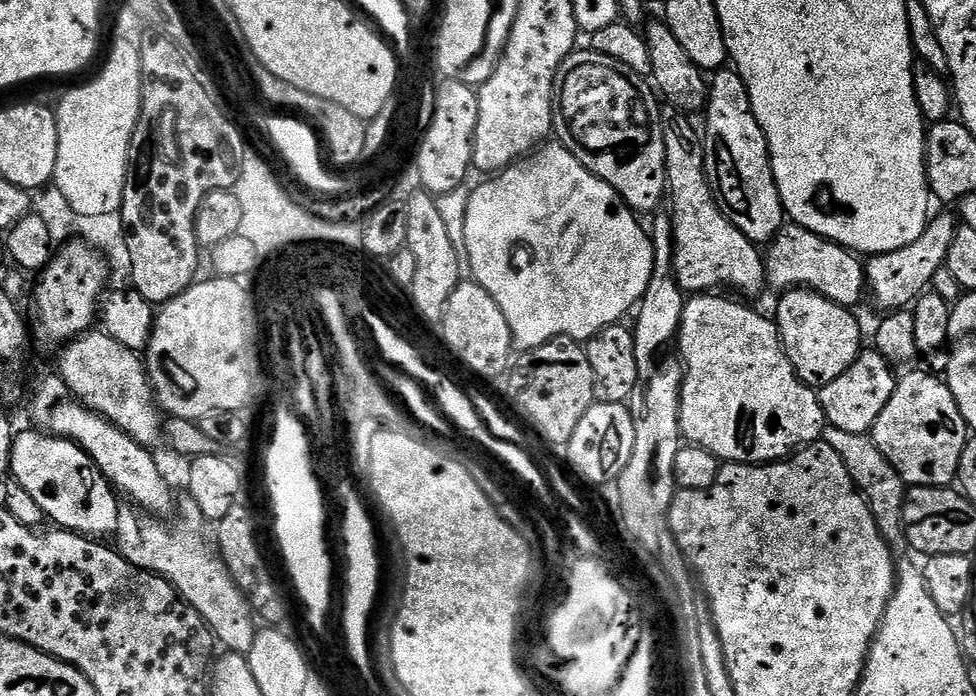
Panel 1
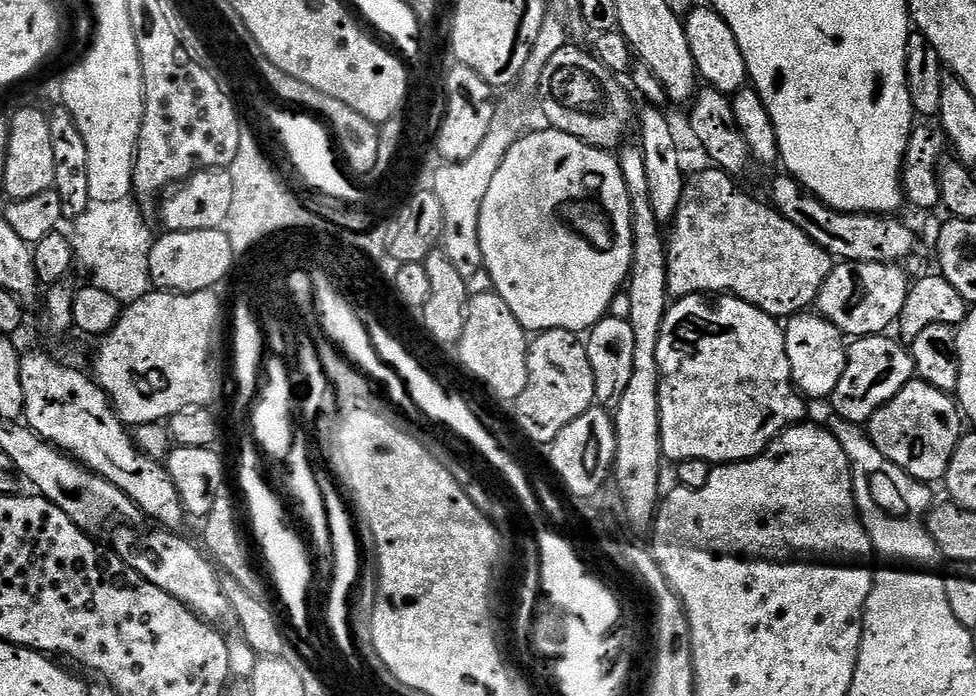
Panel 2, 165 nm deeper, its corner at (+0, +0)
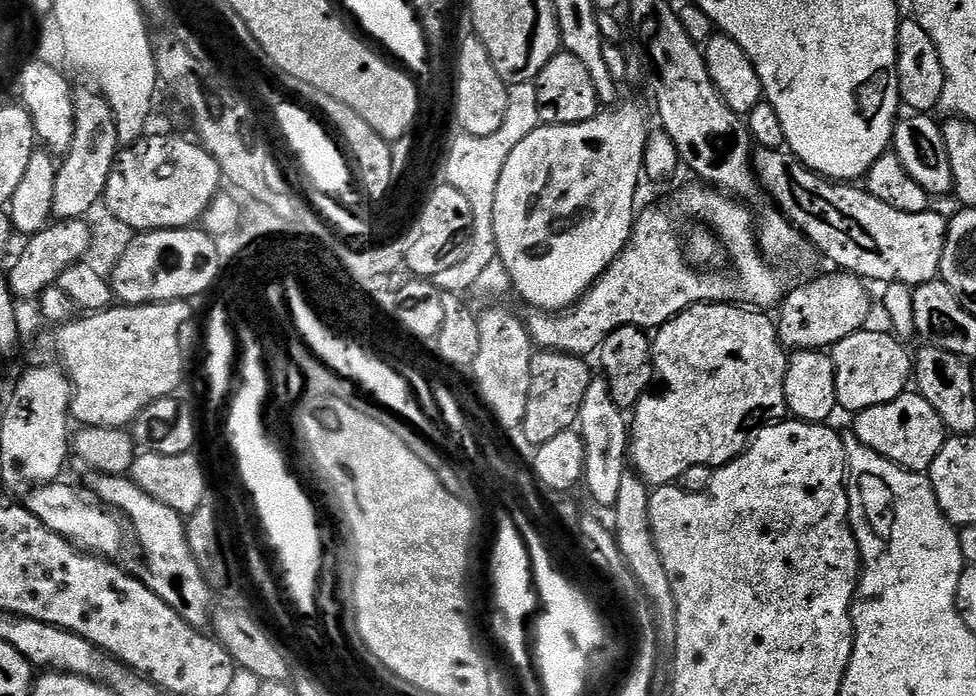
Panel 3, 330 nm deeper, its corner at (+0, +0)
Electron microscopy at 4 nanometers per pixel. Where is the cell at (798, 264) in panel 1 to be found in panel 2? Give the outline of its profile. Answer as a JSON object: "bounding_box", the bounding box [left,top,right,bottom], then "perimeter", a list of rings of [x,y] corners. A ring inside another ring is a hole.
{"bounding_box":[666,167,834,318],"perimeter":[[[710,167],[702,170],[696,175],[689,175],[684,185],[684,193],[682,194],[682,202],[676,211],[676,219],[670,225],[670,231],[666,236],[668,246],[668,295],[672,298],[681,296],[699,296],[701,294],[731,294],[738,297],[739,300],[752,304],[758,310],[762,310],[766,314],[777,318],[791,318],[797,314],[803,313],[805,310],[811,309],[816,303],[818,294],[822,290],[822,286],[826,282],[826,278],[830,278],[834,267],[834,258],[825,248],[815,244],[809,236],[802,230],[798,230],[798,226],[794,226],[794,222],[790,222],[783,214],[776,211],[775,208],[767,203],[759,204],[752,196],[747,196],[742,189],[739,188],[737,181],[728,173],[723,172],[721,168]]]}

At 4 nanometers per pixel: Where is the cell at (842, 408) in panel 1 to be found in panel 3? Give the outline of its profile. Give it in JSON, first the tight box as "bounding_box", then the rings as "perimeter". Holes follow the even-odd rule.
{"bounding_box":[830,331,914,414],"perimeter":[[[868,331],[850,334],[830,349],[836,379],[836,403],[849,414],[861,412],[870,406],[894,402],[894,398],[904,395],[914,376],[913,357],[895,335],[887,331]]]}

